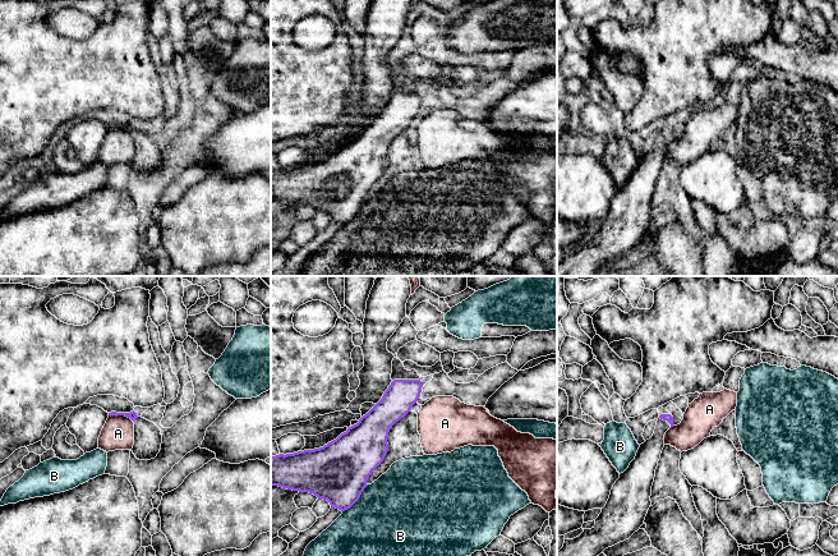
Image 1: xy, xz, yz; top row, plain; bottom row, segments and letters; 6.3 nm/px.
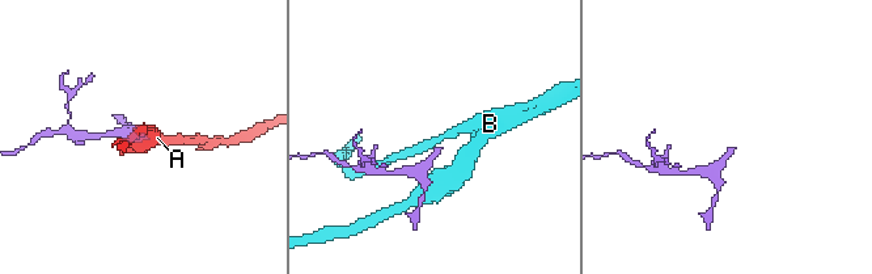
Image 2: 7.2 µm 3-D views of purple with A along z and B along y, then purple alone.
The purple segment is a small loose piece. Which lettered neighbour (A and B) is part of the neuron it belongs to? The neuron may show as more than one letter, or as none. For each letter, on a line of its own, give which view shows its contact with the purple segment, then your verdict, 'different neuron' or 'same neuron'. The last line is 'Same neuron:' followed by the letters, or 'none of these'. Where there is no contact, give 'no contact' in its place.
A: meets purple in xy; different neuron
B: meets purple in xz; different neuron
Same neuron: none of these

